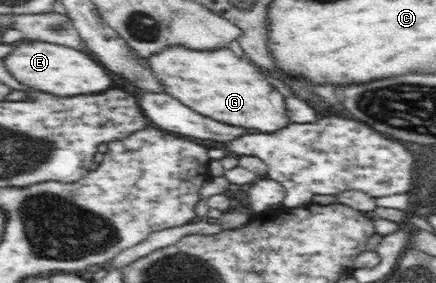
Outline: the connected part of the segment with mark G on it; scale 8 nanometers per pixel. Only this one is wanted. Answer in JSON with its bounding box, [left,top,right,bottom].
[143,46,291,133]

